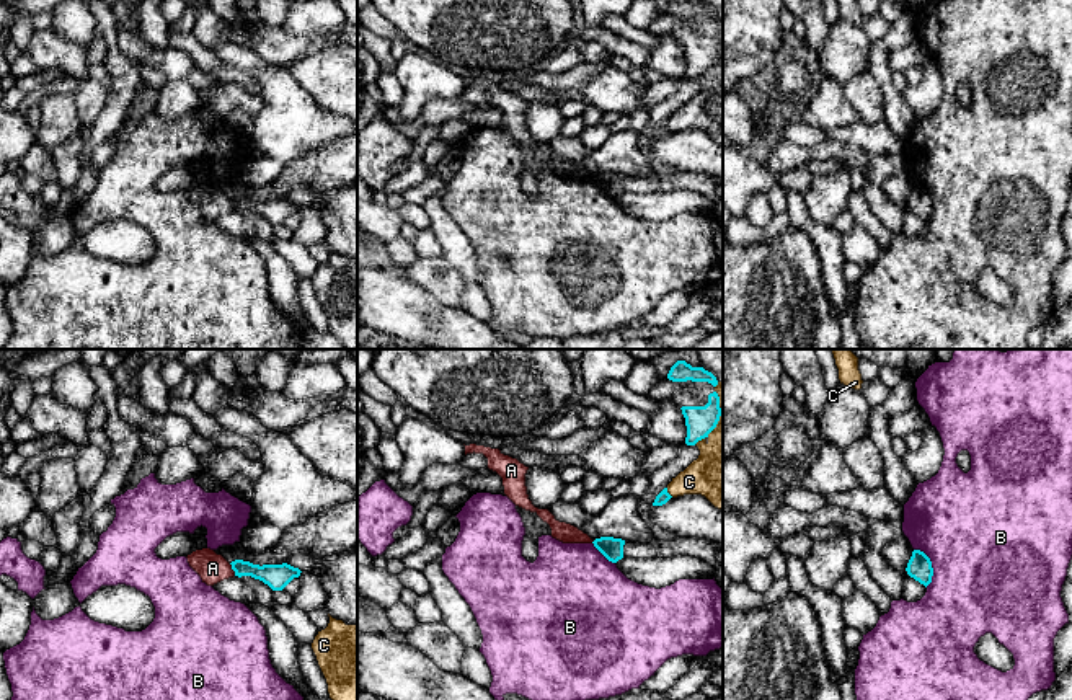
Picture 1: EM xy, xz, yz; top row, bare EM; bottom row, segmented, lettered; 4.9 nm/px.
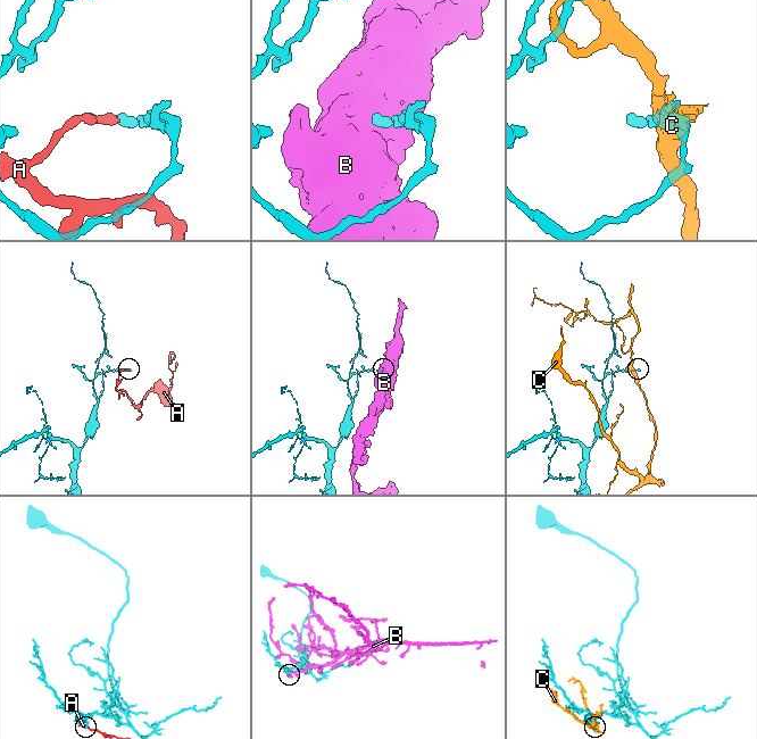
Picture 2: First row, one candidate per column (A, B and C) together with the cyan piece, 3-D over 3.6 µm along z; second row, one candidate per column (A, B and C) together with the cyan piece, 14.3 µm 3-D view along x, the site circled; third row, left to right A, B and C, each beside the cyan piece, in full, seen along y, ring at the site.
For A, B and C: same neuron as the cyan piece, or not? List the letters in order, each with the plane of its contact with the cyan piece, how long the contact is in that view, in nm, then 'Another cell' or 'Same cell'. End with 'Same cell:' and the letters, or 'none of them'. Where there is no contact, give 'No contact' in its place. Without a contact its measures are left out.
A: Touches cyan in xy. Shared border 70 nm. Another cell
B: Touches cyan in yz. Shared border 200 nm. Another cell
C: Touches cyan in xz. Shared border 240 nm. Another cell
Same cell: none of them

